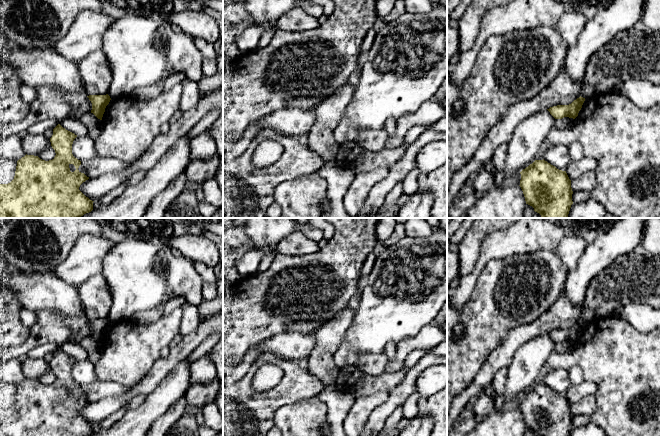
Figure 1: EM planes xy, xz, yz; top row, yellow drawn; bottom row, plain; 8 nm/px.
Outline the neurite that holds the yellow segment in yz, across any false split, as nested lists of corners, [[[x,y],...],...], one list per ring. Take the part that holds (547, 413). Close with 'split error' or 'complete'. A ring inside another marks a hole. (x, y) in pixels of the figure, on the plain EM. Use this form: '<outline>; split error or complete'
[[[535,384],[521,396],[520,411],[526,428],[532,430],[535,436],[569,436],[572,425],[571,404],[566,395],[557,393],[547,385]]]; complete

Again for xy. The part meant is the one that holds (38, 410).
[[[58,348],[50,362],[56,377],[52,384],[45,385],[27,378],[19,383],[14,403],[8,408],[0,408],[0,436],[91,436],[94,425],[79,414],[89,401],[78,394],[81,385],[72,378],[76,361]]]; complete

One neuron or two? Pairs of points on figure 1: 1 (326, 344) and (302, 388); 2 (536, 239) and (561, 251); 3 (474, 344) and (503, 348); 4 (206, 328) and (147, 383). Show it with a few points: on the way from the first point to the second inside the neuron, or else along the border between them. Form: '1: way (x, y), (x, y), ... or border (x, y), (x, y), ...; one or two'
1: border (306, 368), (324, 386); two
2: border (573, 234), (567, 235), (554, 250); two
3: border (512, 329), (482, 365); two
4: way (191, 341), (162, 368); one

